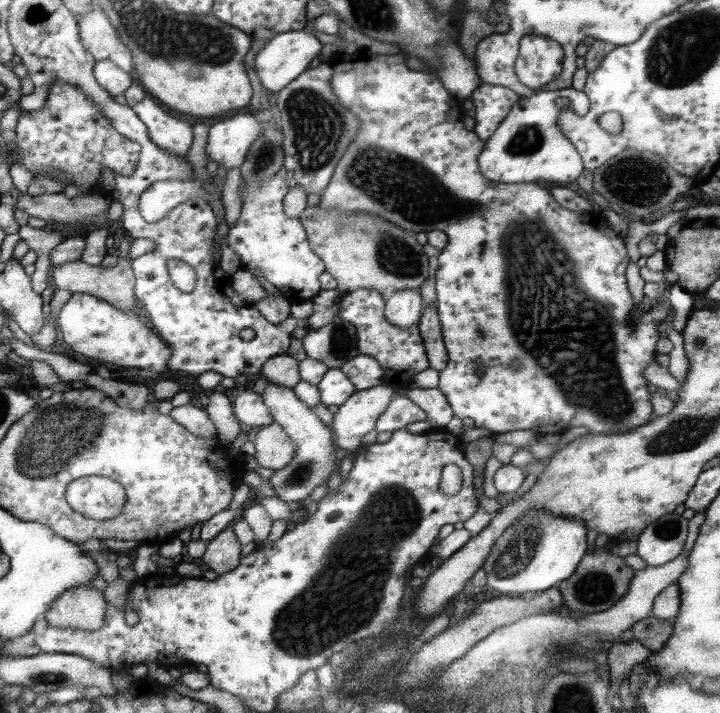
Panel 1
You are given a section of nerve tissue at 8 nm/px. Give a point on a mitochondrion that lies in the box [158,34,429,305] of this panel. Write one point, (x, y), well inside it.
(318, 128)

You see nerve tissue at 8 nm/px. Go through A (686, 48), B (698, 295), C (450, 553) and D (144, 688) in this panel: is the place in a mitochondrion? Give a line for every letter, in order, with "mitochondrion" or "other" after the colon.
A: mitochondrion
B: other
C: other
D: other

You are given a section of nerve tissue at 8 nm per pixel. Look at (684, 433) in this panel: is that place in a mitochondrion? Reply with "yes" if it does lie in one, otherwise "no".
yes

